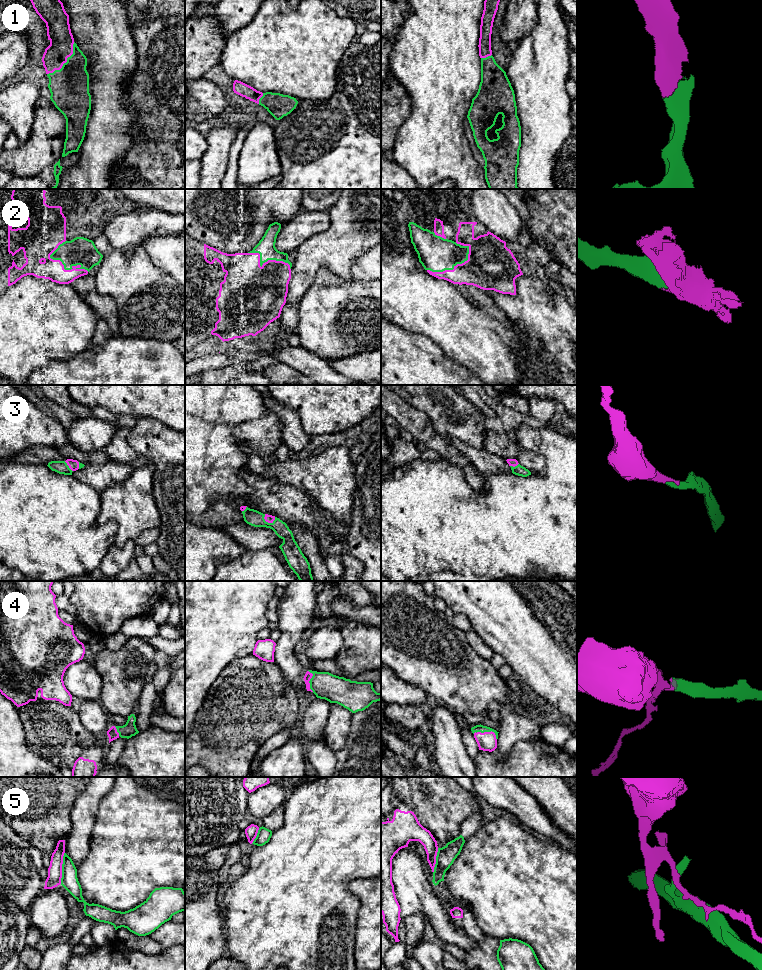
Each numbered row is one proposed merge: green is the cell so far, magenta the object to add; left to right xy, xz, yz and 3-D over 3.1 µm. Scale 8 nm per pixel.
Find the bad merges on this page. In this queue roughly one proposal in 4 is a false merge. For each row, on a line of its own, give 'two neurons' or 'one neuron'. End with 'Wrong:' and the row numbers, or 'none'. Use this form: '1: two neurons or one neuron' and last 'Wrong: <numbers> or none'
1: one neuron
2: one neuron
3: one neuron
4: one neuron
5: two neurons
Wrong: 5

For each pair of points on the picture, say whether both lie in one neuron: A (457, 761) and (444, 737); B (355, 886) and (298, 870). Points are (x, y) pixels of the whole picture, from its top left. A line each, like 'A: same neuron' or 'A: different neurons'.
A: same neuron
B: different neurons

